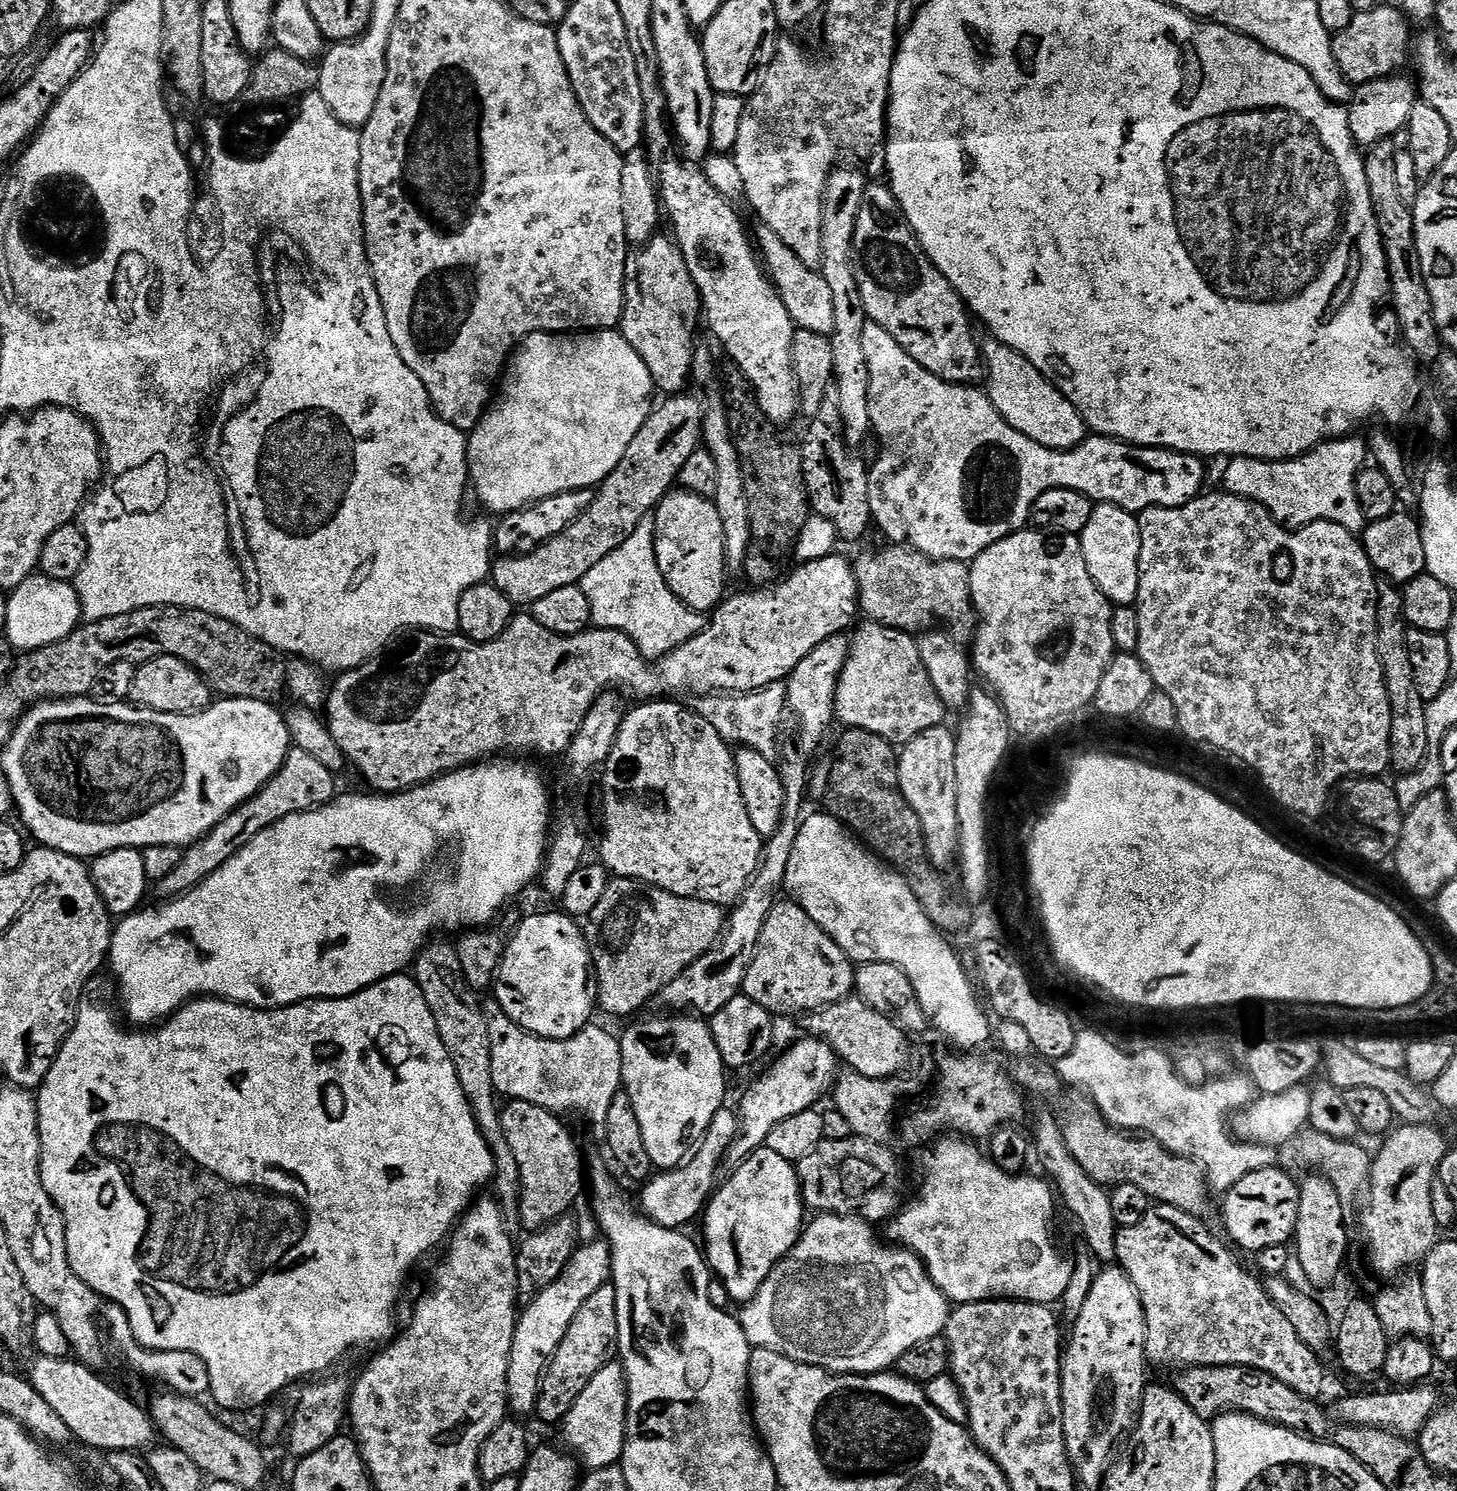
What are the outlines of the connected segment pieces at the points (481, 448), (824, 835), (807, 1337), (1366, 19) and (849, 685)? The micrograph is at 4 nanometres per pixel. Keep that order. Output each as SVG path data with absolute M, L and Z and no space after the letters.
M597 330L595 332L539 332L530 334L521 344L516 345L515 352L508 357L508 363L498 384L498 391L491 401L490 407L478 422L478 426L468 436L468 478L474 489L474 496L488 512L507 514L529 508L540 500L550 498L554 494L562 494L571 488L595 489L604 483L604 479L622 462L622 454L626 454L626 446L634 442L634 434L642 430L642 422L653 410L654 385L650 378L650 370L646 370L646 362L638 358L638 350L626 342L626 338L616 330Z
M821 814L821 816L807 816L808 815L805 815L803 817L800 829L798 830L798 838L794 842L794 851L790 854L790 866L786 866L786 882L784 883L784 887L787 895L795 900L797 904L800 904L802 910L806 910L806 914L810 914L810 918L814 918L814 922L818 922L818 926L822 926L822 930L826 930L826 934L830 934L830 938L834 938L834 942L838 942L838 946L842 946L844 953L857 965L869 964L870 962L890 962L894 966L901 968L906 974L906 978L910 978L910 986L914 986L914 994L918 998L918 1002L926 1014L929 1025L931 1025L933 1029L939 1031L949 1045L957 1044L957 1046L952 1046L960 1049L980 1048L987 1040L989 1043L994 1028L991 1023L988 1025L989 1013L985 1011L982 1004L982 1009L980 1009L980 1004L976 1001L976 992L972 989L972 984L968 981L967 974L964 973L963 962L960 961L955 950L944 941L947 940L945 933L932 925L930 918L922 910L918 898L914 898L914 890L910 890L910 886L905 882L903 876L901 876L896 869L888 867L879 856L869 851L863 843L858 842L857 837L853 836L844 825L839 824L834 817L827 814Z
M820 1214L812 1219L807 1221L804 1231L800 1234L799 1242L793 1246L784 1259L776 1264L776 1268L769 1274L756 1297L739 1309L740 1325L746 1334L748 1343L753 1348L774 1350L794 1362L825 1368L828 1372L835 1372L842 1376L872 1376L875 1372L889 1371L895 1365L896 1360L902 1358L902 1354L906 1354L906 1350L910 1350L910 1346L918 1346L918 1342L926 1342L943 1333L948 1326L950 1302L944 1297L942 1290L938 1290L938 1286L934 1286L928 1269L913 1252L899 1246L887 1248L876 1237L877 1229L868 1221L860 1220L857 1216L826 1216Z
M1379 6L1365 12L1357 12L1354 22L1346 30L1335 33L1332 38L1334 58L1344 77L1354 86L1371 80L1381 80L1384 76L1394 76L1408 60L1412 48L1412 28L1407 16L1399 7Z
M862 624L855 629L856 637L851 637L848 661L838 678L835 719L839 723L841 720L845 729L857 728L870 734L878 734L893 746L910 743L918 738L918 734L922 734L922 730L941 727L945 723L946 709L930 682L930 674L926 674L926 666L922 666L922 657L918 654L916 645L917 637L913 633L887 628L881 624Z

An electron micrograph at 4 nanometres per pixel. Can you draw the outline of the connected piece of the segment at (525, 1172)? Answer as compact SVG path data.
M521 1100L507 1101L501 1109L500 1128L506 1134L521 1171L520 1223L530 1232L541 1231L545 1225L567 1215L579 1201L582 1184L586 1182L580 1150L561 1120L557 1113Z

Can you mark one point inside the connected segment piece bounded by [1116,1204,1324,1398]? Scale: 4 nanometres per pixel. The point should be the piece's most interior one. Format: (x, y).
(1203, 1310)

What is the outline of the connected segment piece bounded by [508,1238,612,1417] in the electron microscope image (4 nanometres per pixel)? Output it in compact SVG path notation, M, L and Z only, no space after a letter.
M597 1238L581 1243L570 1262L566 1262L562 1274L558 1274L558 1282L554 1282L554 1286L550 1286L542 1294L531 1297L529 1304L532 1305L525 1312L523 1309L519 1313L508 1367L508 1406L513 1413L517 1412L517 1417L531 1417L535 1413L544 1371L548 1369L562 1338L566 1338L566 1330L570 1330L578 1310L582 1310L582 1306L586 1306L586 1302L594 1298L594 1293L602 1290L602 1286L609 1283L611 1278L612 1249L609 1248L608 1241Z

